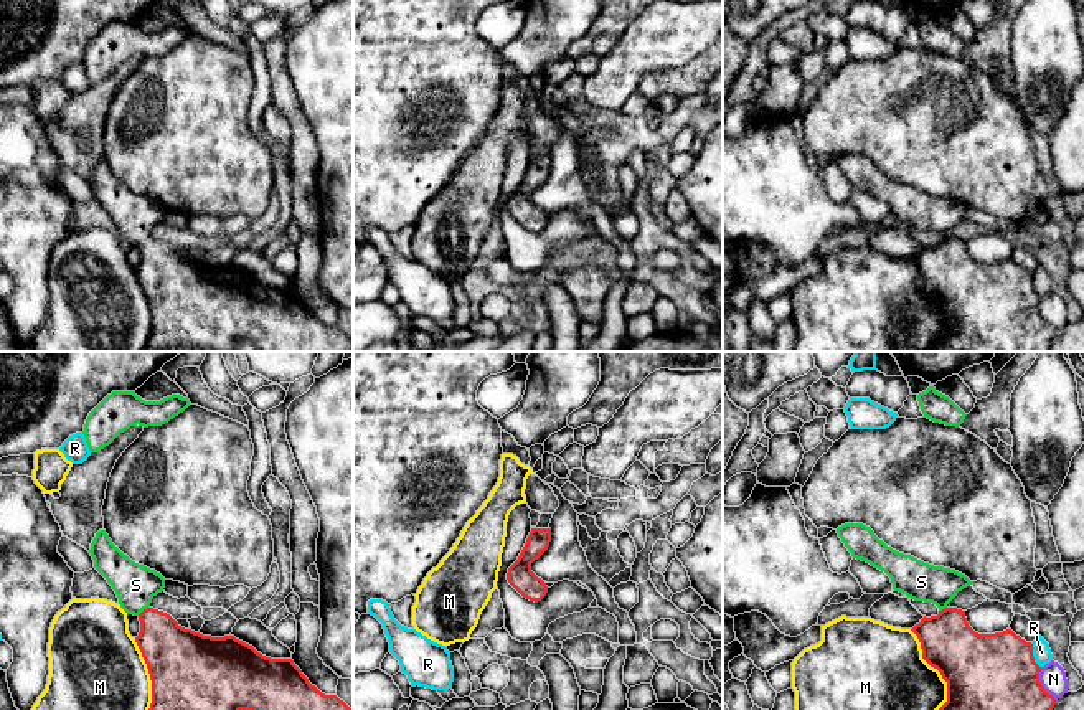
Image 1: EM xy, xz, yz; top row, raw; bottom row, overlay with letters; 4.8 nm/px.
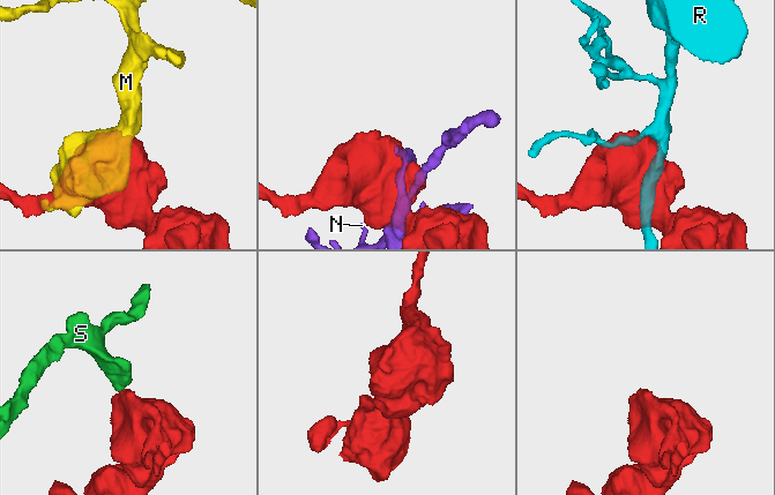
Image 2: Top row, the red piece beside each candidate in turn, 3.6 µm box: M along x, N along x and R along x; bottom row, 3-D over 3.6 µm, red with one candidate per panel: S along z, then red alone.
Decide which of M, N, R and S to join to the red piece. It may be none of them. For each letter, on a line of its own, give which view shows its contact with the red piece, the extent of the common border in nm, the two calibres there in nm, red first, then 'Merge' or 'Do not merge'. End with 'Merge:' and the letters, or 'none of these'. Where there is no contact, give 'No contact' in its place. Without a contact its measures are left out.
M: Touches red in yz. Shared border 420 nm. Thickness 360 nm (red) against 380 nm. Do not merge
N: Touches red in yz. Shared border 180 nm. Thickness 360 nm (red) against 130 nm. Do not merge
R: Touches red in yz. Shared border 140 nm. Thickness 360 nm (red) against 90 nm. Do not merge
S: Touches red in xy. Shared border 80 nm. Thickness 280 nm (red) against 200 nm. Merge
Merge: S

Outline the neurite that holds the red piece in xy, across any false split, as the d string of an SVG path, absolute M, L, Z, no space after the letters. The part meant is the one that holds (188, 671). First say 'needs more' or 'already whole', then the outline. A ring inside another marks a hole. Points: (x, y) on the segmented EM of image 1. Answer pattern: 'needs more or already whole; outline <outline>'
needs more; outline M106 530L96 533L89 553L94 568L115 591L120 608L140 621L135 642L152 680L148 710L351 710L337 695L325 695L312 685L292 659L266 657L234 636L203 636L153 609L150 603L163 591L165 578L124 555Z

